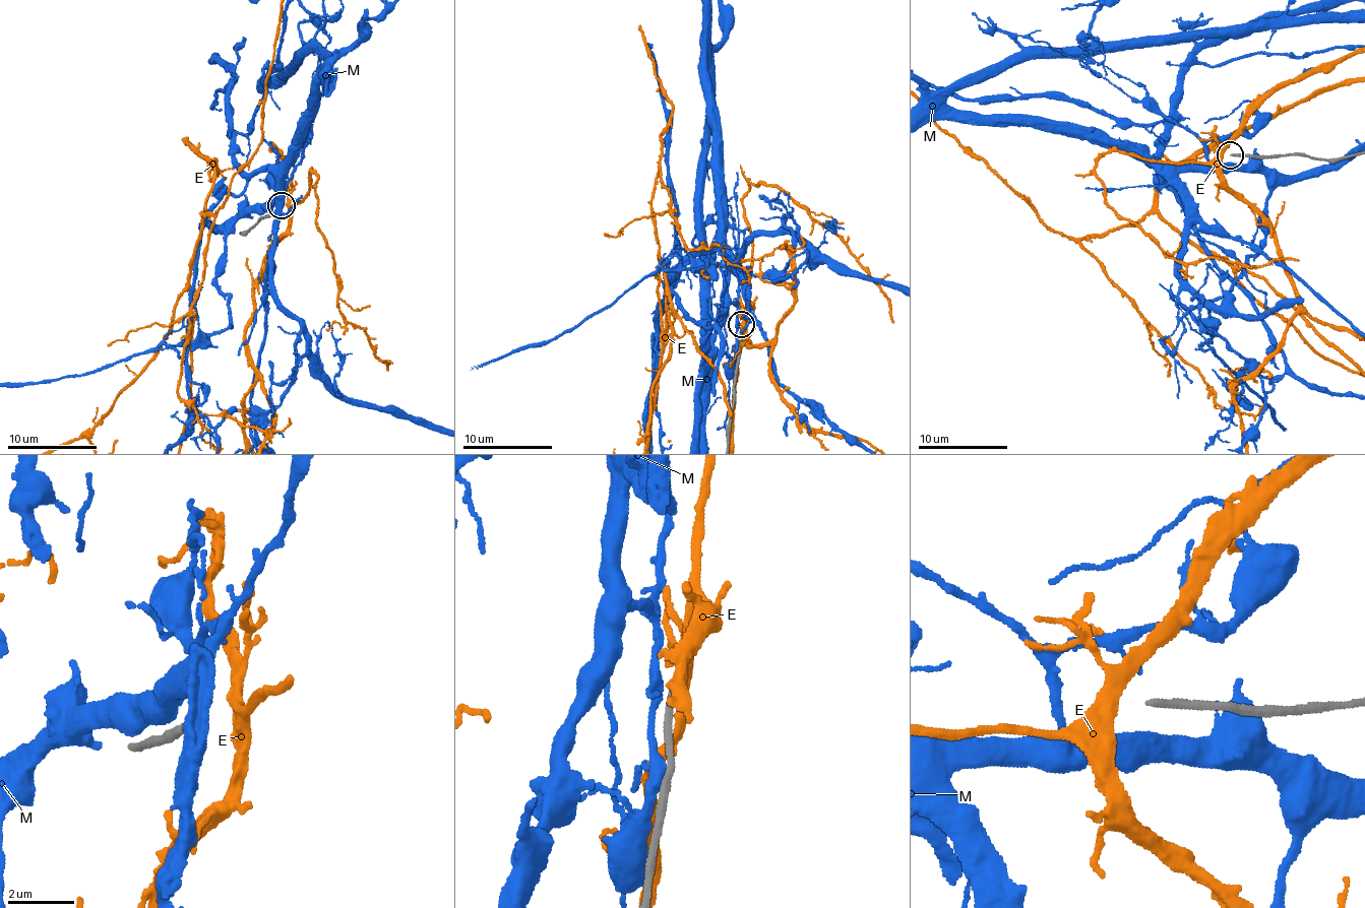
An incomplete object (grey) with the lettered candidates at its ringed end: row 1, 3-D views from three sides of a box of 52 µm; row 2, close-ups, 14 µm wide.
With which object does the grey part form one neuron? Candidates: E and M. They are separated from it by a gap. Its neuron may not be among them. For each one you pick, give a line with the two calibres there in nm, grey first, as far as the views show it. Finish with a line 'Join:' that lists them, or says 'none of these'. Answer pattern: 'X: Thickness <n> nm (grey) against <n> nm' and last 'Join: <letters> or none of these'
Join: none of these

